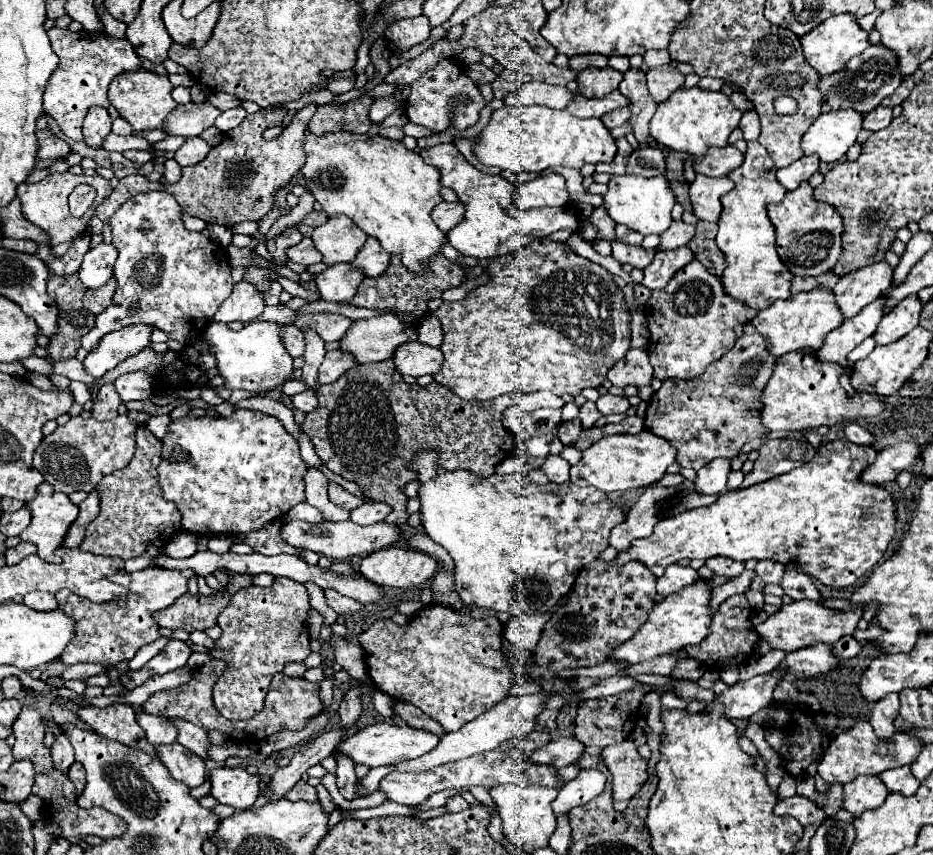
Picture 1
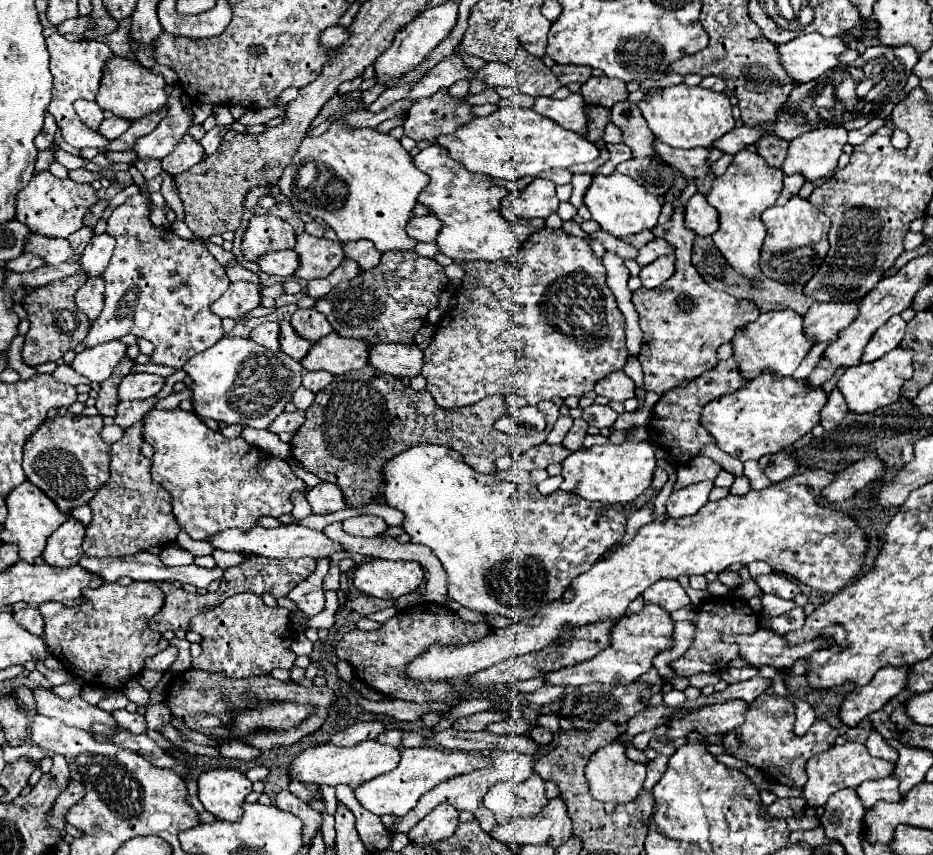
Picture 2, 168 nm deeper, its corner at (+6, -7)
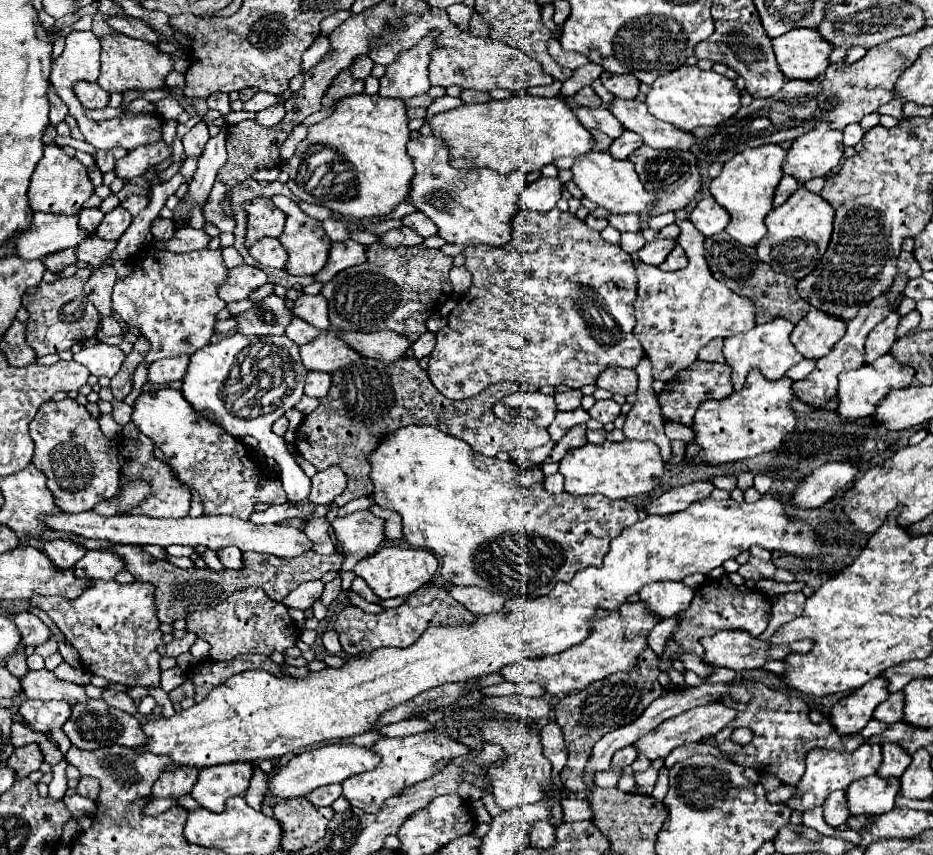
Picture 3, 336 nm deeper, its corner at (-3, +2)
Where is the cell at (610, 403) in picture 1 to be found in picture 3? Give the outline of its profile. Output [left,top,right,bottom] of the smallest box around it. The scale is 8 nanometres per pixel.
[588,399,620,423]

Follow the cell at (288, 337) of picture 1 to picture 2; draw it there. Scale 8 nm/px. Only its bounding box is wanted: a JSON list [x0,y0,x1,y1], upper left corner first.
[249,322,279,352]

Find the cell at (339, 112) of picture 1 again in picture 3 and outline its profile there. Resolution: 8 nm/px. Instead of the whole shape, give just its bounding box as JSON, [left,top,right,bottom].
[322,71,364,109]

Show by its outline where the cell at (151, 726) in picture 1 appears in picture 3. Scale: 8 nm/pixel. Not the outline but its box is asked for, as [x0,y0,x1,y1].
[102,689,138,715]

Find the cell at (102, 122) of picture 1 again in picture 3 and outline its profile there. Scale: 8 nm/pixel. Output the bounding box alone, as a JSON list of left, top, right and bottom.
[74,81,110,109]

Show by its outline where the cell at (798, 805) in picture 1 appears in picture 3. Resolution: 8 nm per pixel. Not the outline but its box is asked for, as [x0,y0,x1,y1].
[768,785,796,803]

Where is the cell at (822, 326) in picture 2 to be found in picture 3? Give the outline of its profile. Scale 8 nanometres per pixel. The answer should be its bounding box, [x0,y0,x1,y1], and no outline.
[790,307,846,359]

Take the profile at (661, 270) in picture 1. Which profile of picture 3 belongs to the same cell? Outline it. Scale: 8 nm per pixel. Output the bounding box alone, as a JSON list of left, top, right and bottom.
[660,245,688,271]

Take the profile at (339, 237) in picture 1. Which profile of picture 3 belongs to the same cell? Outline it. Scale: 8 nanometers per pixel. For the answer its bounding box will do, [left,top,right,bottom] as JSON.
[272,195,332,275]

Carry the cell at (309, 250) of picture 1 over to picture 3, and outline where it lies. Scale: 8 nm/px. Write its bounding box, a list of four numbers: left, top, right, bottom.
[250,237,286,269]

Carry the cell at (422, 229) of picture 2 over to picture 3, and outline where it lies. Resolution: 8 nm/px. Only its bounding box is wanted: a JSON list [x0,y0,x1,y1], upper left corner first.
[402,213,438,237]

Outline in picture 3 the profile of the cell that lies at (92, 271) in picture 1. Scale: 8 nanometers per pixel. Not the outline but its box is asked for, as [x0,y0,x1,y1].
[96,207,132,241]

